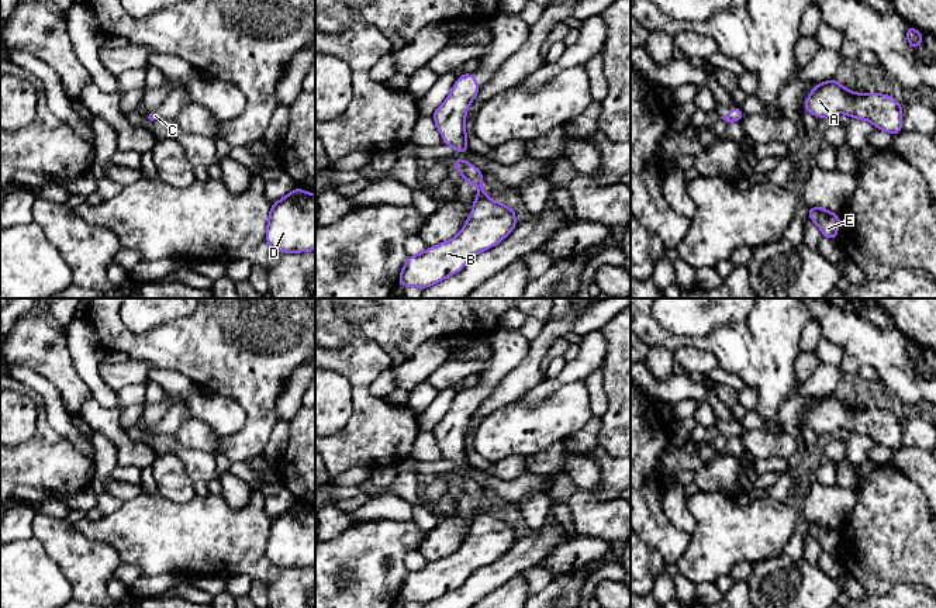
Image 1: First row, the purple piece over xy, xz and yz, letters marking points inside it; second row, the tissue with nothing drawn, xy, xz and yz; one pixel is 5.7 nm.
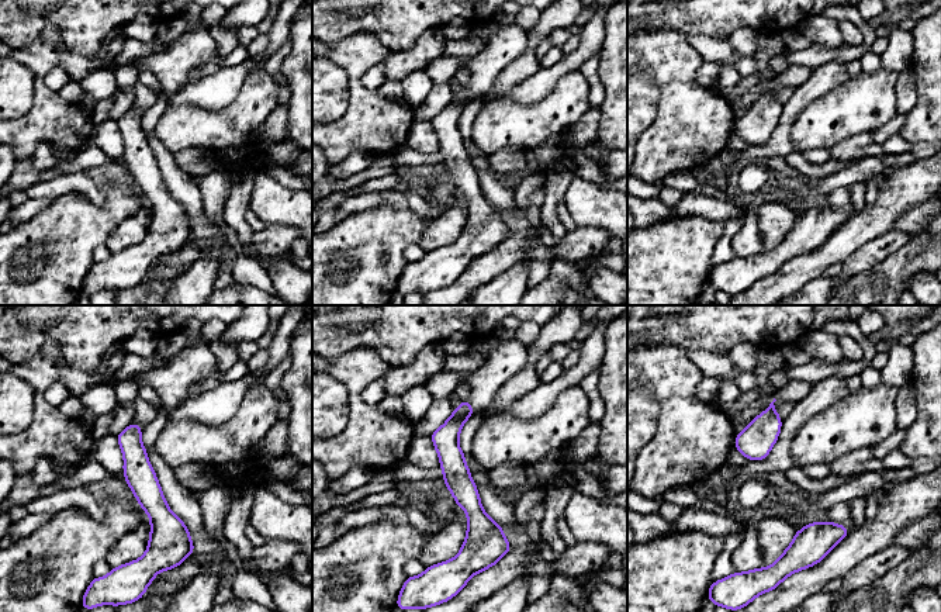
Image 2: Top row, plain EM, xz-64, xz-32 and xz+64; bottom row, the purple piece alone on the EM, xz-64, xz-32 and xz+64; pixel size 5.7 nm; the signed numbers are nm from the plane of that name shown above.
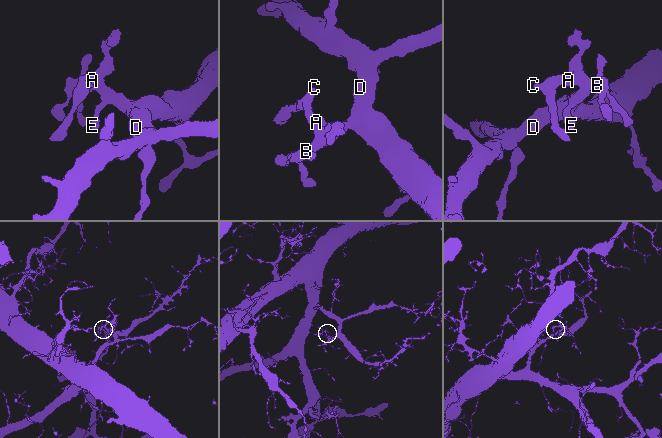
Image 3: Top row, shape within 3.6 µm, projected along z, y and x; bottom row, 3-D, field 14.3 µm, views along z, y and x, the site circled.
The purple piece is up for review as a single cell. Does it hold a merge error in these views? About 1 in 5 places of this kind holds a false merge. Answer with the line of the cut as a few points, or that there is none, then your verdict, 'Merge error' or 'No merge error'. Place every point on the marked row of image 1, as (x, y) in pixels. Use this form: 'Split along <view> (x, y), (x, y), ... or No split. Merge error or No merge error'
No split. No merge error

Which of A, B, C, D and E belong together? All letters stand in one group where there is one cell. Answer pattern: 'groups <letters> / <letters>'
groups A B C D E

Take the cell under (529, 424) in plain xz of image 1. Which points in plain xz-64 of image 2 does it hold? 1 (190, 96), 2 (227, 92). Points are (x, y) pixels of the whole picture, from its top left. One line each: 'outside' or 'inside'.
1: outside
2: outside

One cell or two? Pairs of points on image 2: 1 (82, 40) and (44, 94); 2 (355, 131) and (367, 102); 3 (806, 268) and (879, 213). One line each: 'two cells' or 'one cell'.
1: two cells
2: one cell
3: one cell

